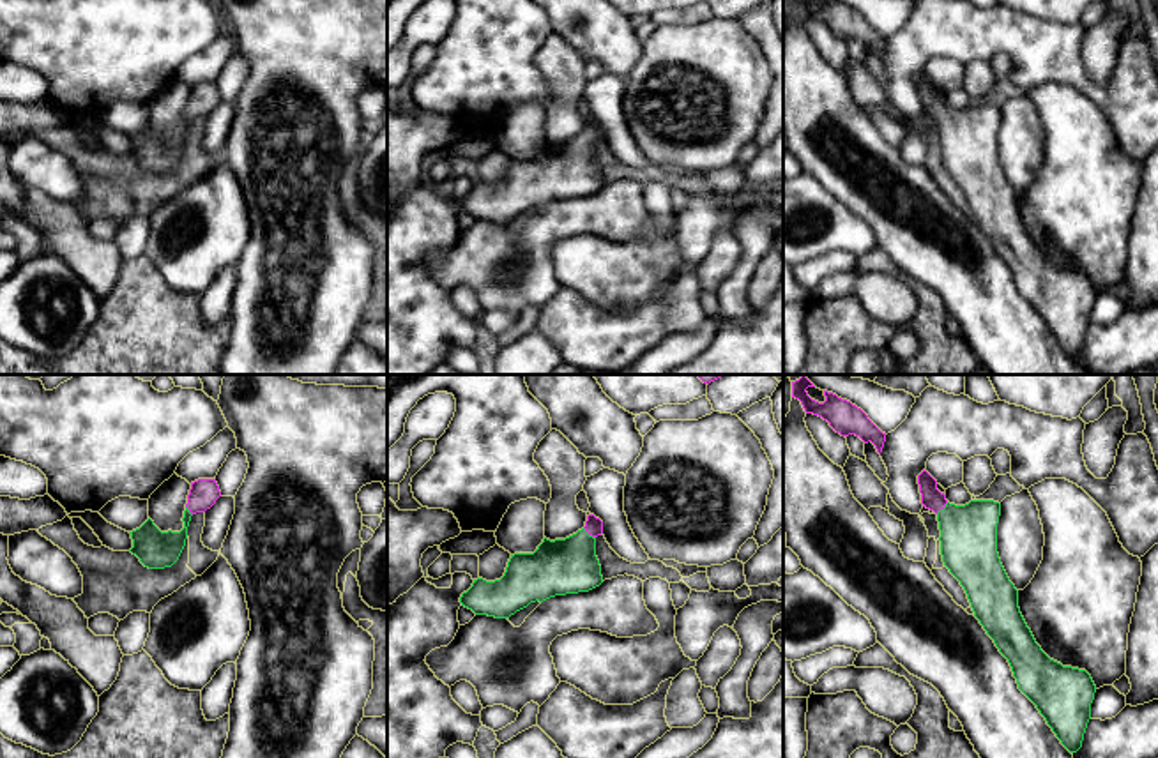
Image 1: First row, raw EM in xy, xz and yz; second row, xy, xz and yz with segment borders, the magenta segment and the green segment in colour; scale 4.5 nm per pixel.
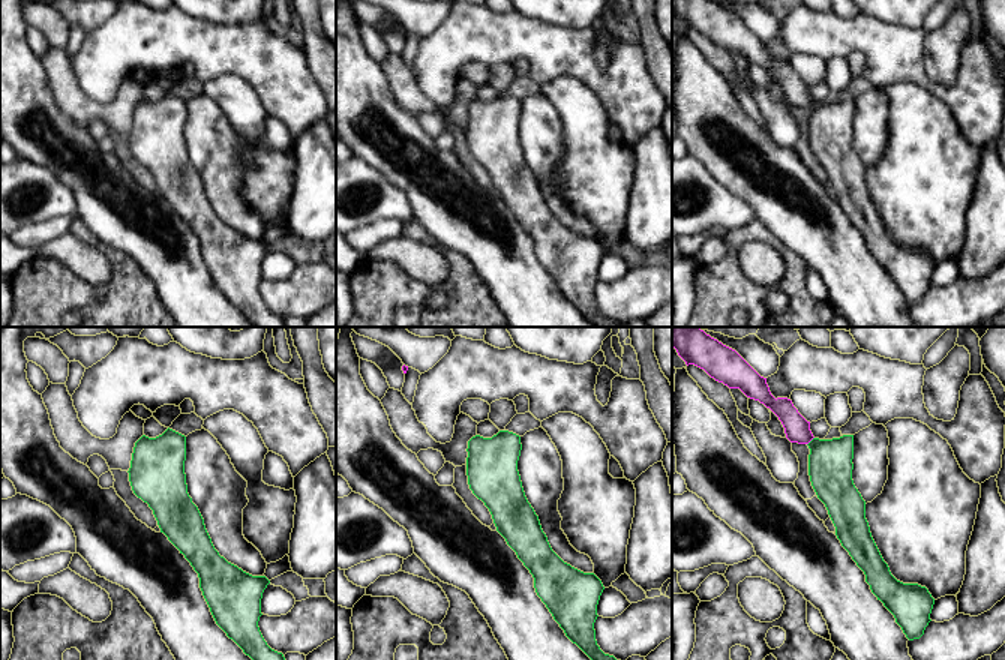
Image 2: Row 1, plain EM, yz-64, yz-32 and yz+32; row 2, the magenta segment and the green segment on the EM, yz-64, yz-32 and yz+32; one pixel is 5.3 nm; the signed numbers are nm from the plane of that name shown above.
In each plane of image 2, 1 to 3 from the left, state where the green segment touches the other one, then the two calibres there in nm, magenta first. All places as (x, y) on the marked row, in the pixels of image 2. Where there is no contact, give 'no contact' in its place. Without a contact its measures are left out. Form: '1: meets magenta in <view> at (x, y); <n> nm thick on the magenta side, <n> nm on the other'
1: no contact
2: no contact
3: meets magenta in yz+32 at (810, 440); 140 nm thick on the magenta side, 240 nm on the other

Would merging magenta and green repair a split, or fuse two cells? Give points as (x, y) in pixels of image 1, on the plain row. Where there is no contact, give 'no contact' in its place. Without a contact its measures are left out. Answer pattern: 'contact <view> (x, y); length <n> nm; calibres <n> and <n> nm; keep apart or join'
contact xz (589, 138); length 80 nm; calibres 80 and 260 nm; join

